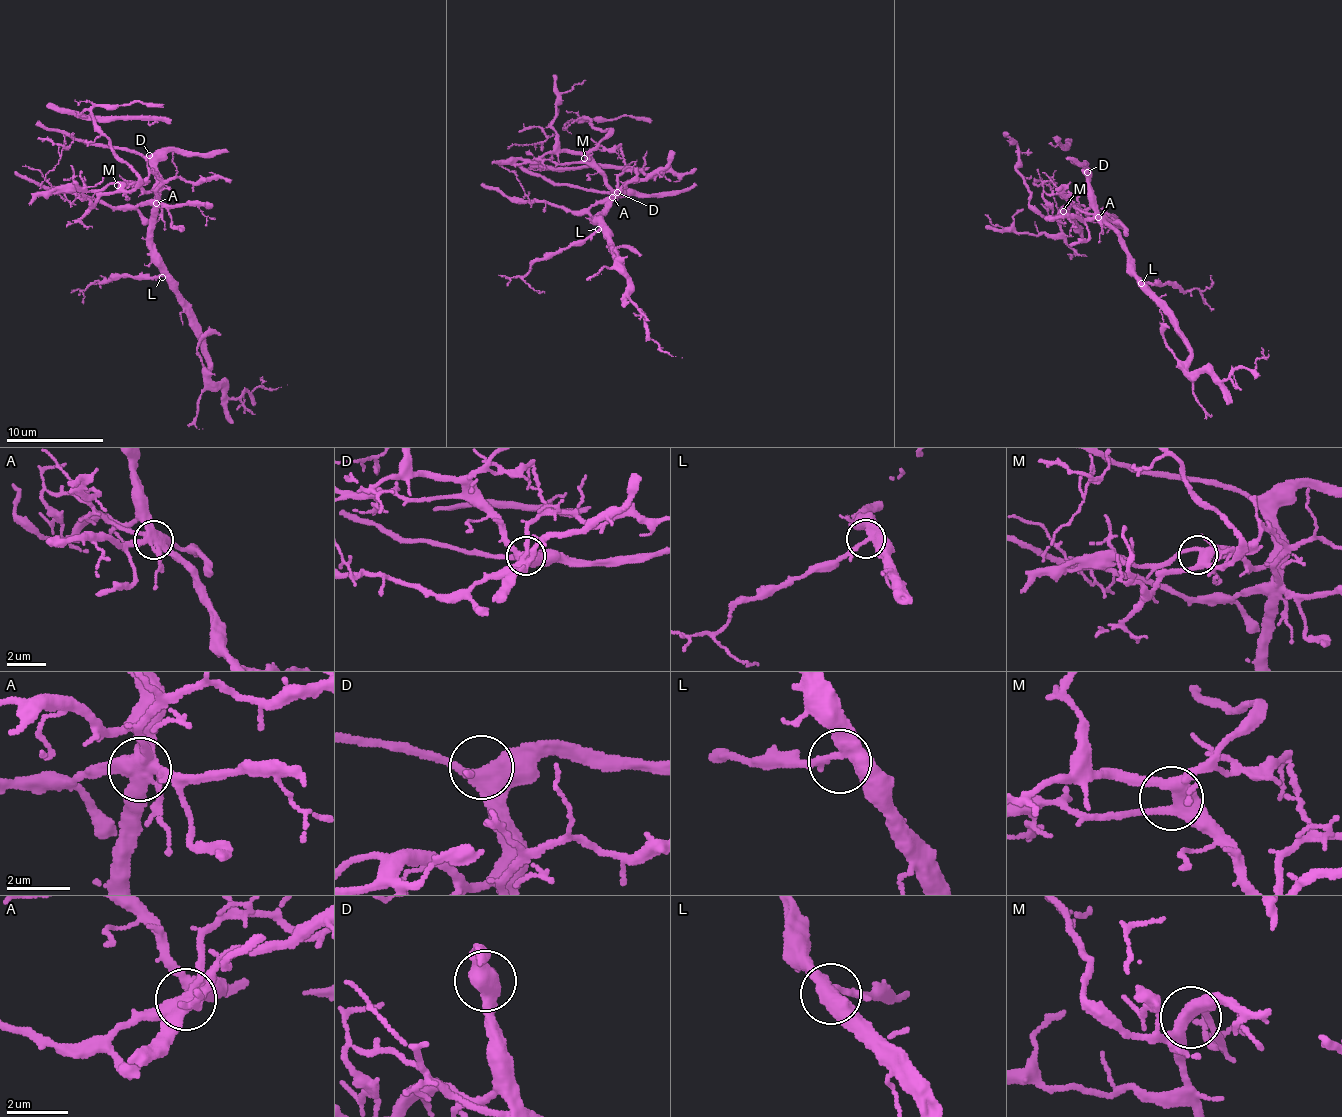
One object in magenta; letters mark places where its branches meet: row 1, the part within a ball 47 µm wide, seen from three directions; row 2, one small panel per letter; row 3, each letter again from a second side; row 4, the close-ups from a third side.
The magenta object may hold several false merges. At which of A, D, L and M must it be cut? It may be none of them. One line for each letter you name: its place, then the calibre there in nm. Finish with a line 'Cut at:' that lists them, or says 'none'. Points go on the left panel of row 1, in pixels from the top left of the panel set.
A: place (156, 203); calibre 440 nm
Cut at: A

